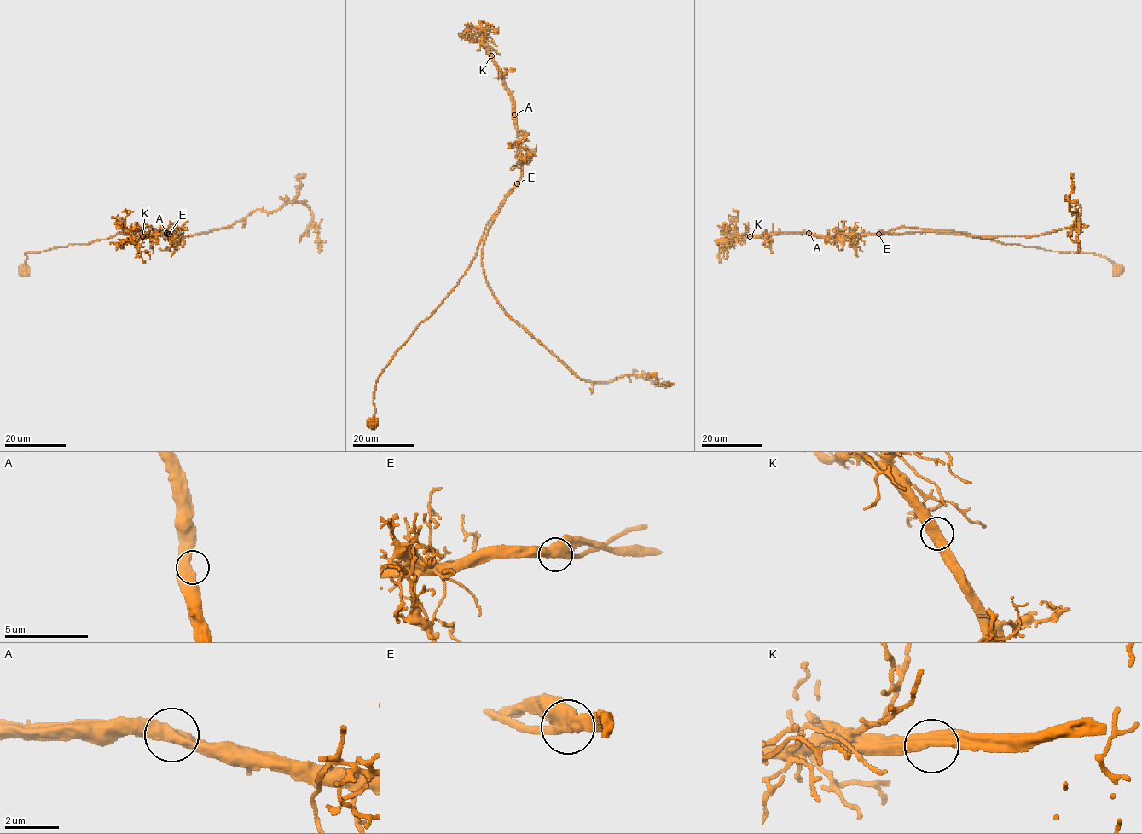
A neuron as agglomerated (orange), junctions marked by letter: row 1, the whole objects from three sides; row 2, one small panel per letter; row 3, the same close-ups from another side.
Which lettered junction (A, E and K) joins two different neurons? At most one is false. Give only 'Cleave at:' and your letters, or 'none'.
Cleave at: none

